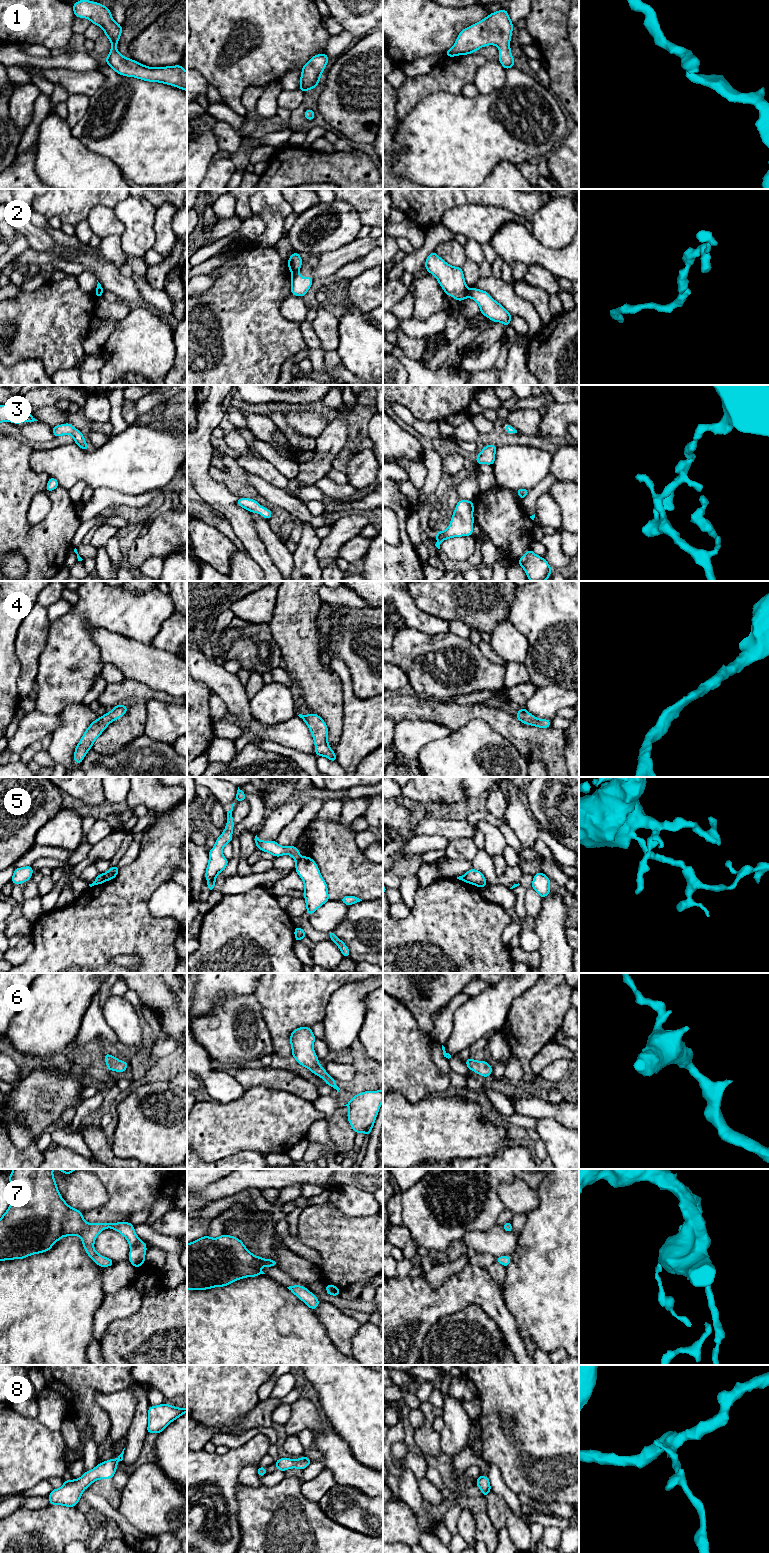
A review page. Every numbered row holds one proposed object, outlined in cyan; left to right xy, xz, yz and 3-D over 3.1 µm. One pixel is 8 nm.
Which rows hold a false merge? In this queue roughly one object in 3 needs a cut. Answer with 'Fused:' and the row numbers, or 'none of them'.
Fused: 2, 5

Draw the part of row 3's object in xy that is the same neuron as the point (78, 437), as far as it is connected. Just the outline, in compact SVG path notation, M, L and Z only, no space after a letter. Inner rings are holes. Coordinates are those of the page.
M69 422L65 425L60 424L52 427L52 431L55 437L60 437L64 434L71 435L74 438L74 442L83 450L88 450L90 448L90 446L87 445L82 432L74 428Z

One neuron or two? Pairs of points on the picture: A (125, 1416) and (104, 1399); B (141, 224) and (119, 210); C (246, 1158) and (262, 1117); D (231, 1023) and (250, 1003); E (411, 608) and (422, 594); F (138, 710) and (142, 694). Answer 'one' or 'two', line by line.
A: one
B: one
C: two
D: one
E: two
F: two

